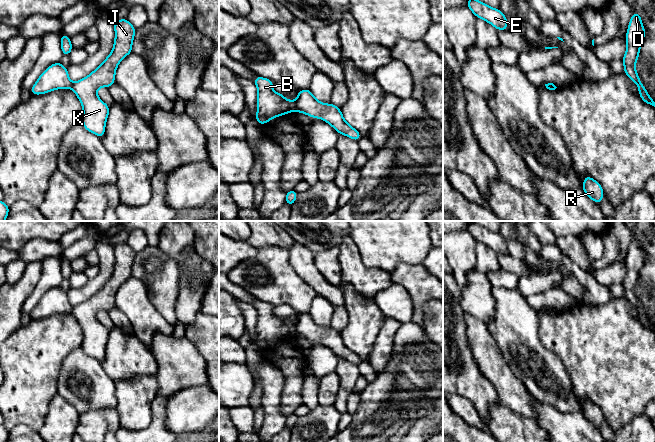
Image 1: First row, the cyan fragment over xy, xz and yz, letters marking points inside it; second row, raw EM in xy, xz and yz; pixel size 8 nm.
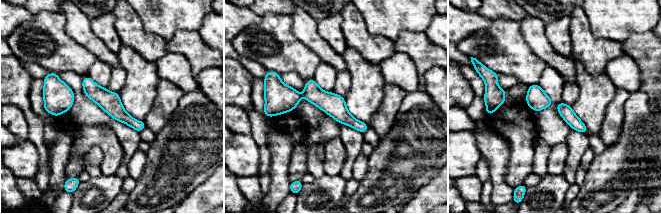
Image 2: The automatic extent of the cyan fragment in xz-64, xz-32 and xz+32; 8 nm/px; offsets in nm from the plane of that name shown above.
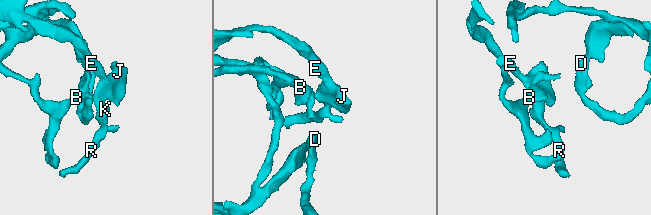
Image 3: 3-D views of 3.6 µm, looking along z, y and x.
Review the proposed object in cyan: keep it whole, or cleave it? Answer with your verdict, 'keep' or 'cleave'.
cleave

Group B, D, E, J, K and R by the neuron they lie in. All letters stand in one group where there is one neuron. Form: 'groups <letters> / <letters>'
groups B / D E J K R

